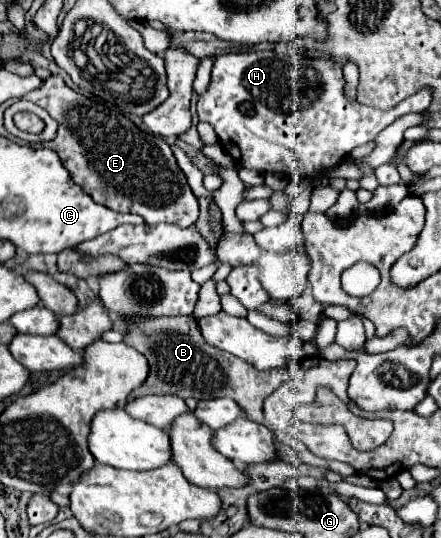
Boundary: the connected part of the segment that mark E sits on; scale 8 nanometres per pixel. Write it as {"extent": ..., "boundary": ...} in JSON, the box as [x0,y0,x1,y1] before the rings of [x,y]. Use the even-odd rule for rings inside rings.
{"extent":[24,76,198,228],"boundary":[[[50,76],[46,80],[44,88],[26,94],[24,100],[30,100],[30,102],[46,108],[50,112],[50,116],[60,120],[58,136],[52,142],[44,142],[40,146],[52,148],[60,156],[64,168],[70,172],[72,180],[76,184],[80,184],[98,204],[104,204],[104,206],[108,206],[108,208],[112,208],[116,212],[140,214],[148,224],[166,222],[166,224],[176,224],[176,226],[182,228],[182,226],[190,226],[190,224],[196,222],[196,218],[198,218],[198,200],[192,194],[184,172],[178,168],[170,146],[160,136],[142,132],[124,114],[110,112],[110,110],[106,110],[104,104],[74,92],[72,88],[68,88],[64,84],[64,80],[60,76]]]}

